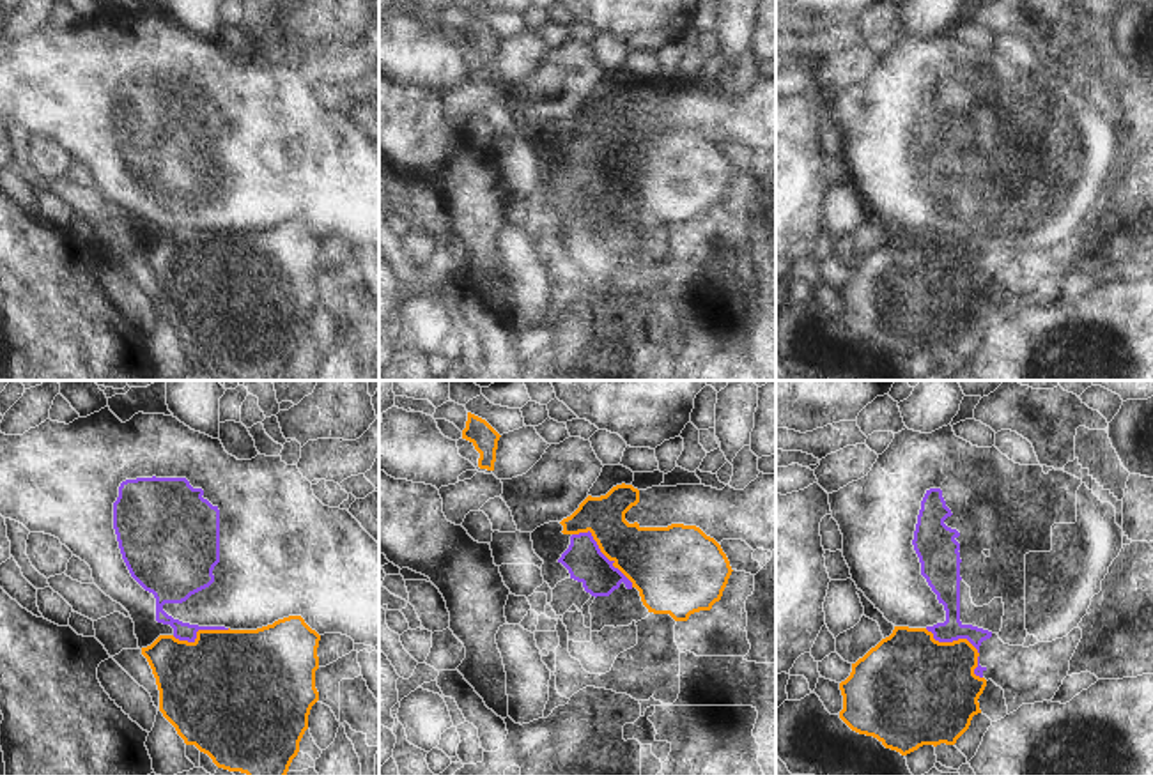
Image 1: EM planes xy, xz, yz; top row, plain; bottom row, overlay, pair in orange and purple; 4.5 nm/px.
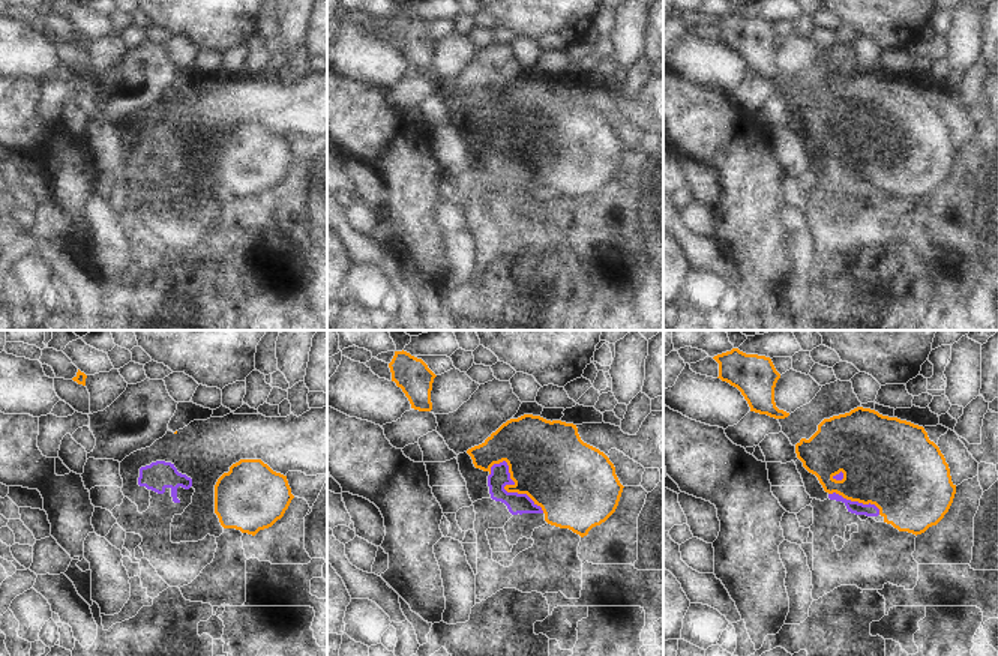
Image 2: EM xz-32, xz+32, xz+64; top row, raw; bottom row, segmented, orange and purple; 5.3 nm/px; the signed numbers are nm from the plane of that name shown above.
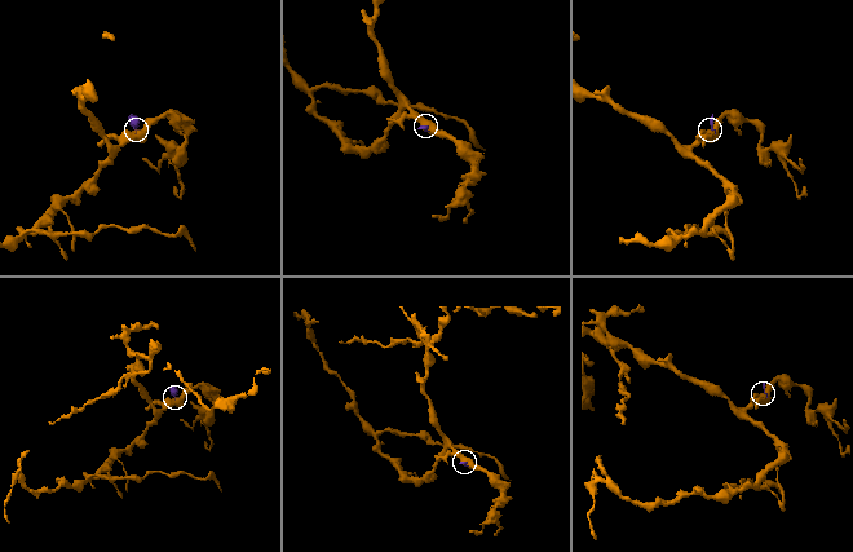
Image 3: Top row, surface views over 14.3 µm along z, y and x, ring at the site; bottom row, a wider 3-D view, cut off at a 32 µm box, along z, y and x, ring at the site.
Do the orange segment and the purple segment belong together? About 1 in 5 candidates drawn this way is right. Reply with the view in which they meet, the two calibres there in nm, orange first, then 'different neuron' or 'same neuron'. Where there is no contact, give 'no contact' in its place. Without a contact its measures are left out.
contact in yz; calibres 380 and 120 nm; different neuron

